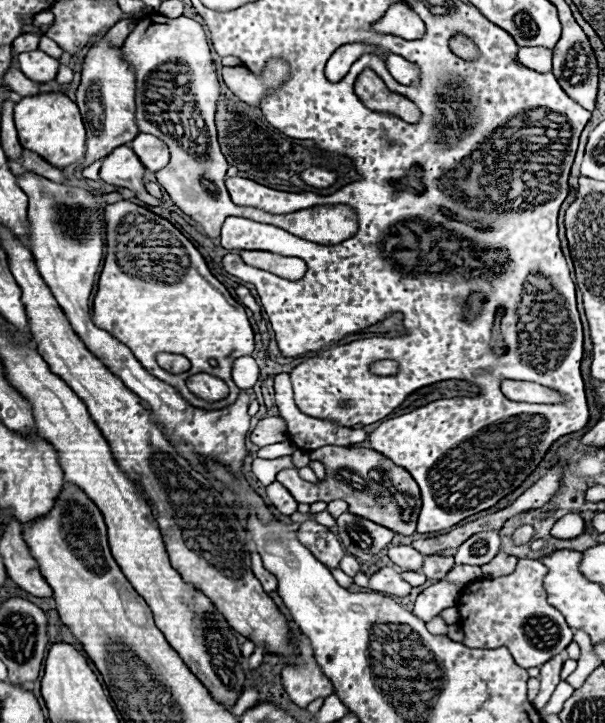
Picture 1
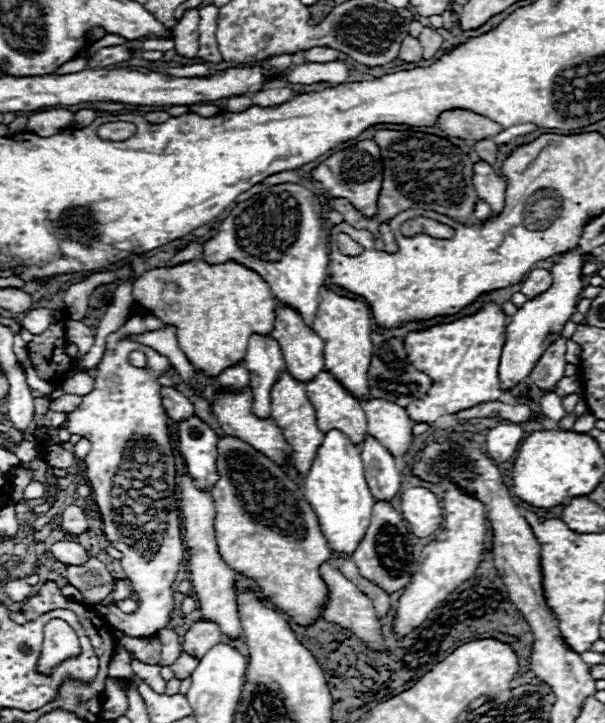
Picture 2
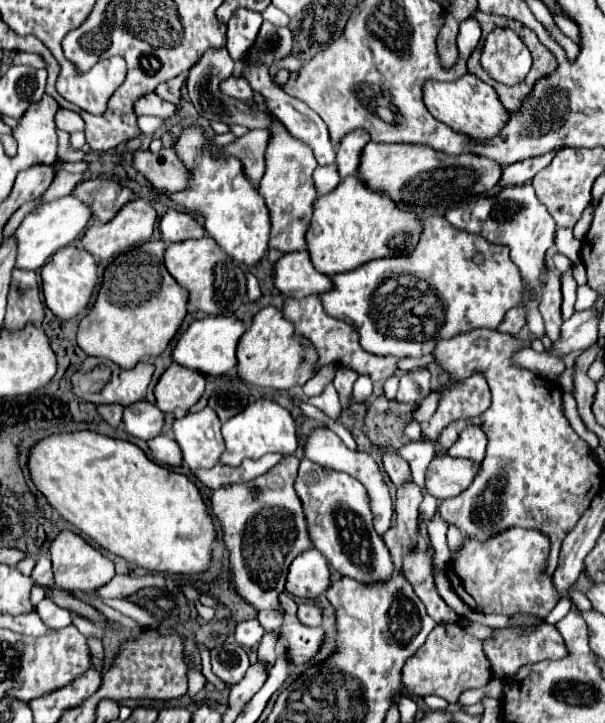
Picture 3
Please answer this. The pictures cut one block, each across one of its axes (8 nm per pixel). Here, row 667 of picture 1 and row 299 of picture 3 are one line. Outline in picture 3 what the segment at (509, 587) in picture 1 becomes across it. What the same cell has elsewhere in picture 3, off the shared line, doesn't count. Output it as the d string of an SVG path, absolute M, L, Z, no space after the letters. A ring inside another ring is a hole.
M526 182L522 186L504 188L496 196L480 198L472 206L450 210L446 214L446 220L454 228L466 230L470 234L478 234L492 244L502 244L502 246L510 248L510 258L520 268L520 276L522 276L522 282L524 282L524 292L522 292L522 302L506 312L504 320L500 322L500 326L496 330L502 332L502 334L518 334L528 322L526 320L526 306L534 298L540 298L542 274L546 274L546 270L548 270L548 266L546 266L548 250L554 246L554 238L556 238L554 218L550 218L550 212L546 210L546 206L536 198L536 192L534 192L532 184Z

